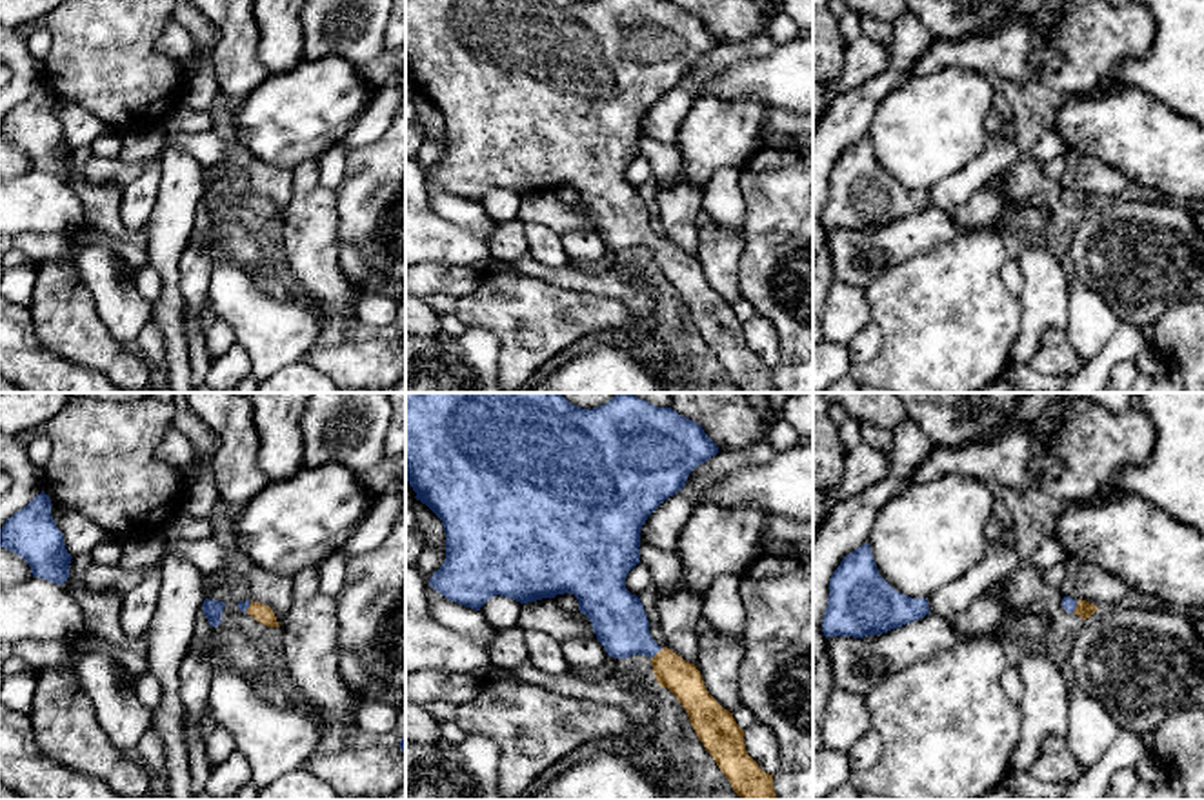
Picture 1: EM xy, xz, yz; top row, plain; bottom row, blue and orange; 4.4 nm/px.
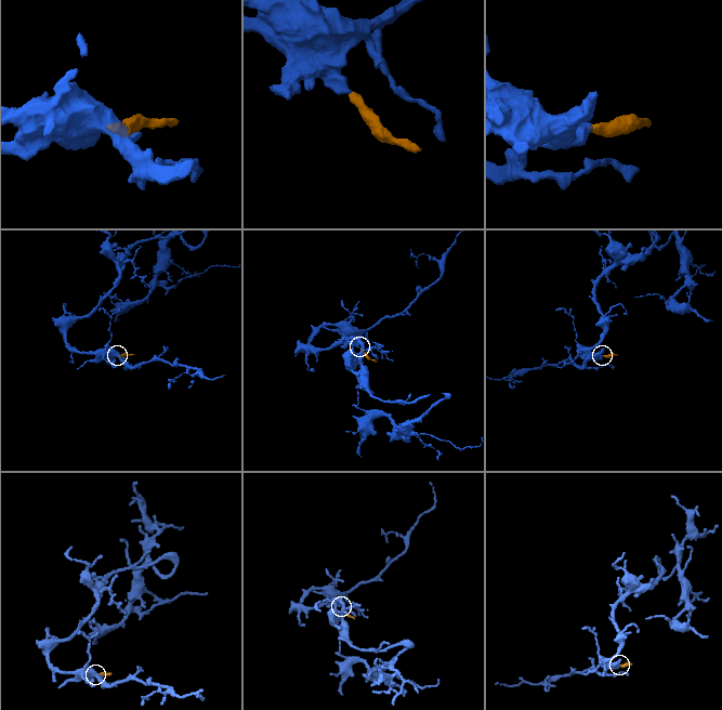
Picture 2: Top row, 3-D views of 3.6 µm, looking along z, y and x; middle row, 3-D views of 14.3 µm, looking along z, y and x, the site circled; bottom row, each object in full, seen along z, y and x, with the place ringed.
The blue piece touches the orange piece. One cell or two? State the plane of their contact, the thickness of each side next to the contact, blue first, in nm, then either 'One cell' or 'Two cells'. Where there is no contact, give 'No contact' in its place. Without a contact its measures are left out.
Touches blue in xz. Thickness 240 nm (blue) against 160 nm. One cell

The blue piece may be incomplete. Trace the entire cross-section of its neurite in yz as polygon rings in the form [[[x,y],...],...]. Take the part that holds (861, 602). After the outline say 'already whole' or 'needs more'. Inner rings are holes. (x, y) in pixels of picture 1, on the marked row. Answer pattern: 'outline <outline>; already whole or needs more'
outline [[[869,544],[860,545],[829,578],[822,633],[864,638],[882,635],[929,615],[926,598],[911,598],[893,589],[877,569]]]; already whole

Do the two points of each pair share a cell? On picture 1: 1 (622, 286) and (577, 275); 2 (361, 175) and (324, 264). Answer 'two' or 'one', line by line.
1: one
2: two

